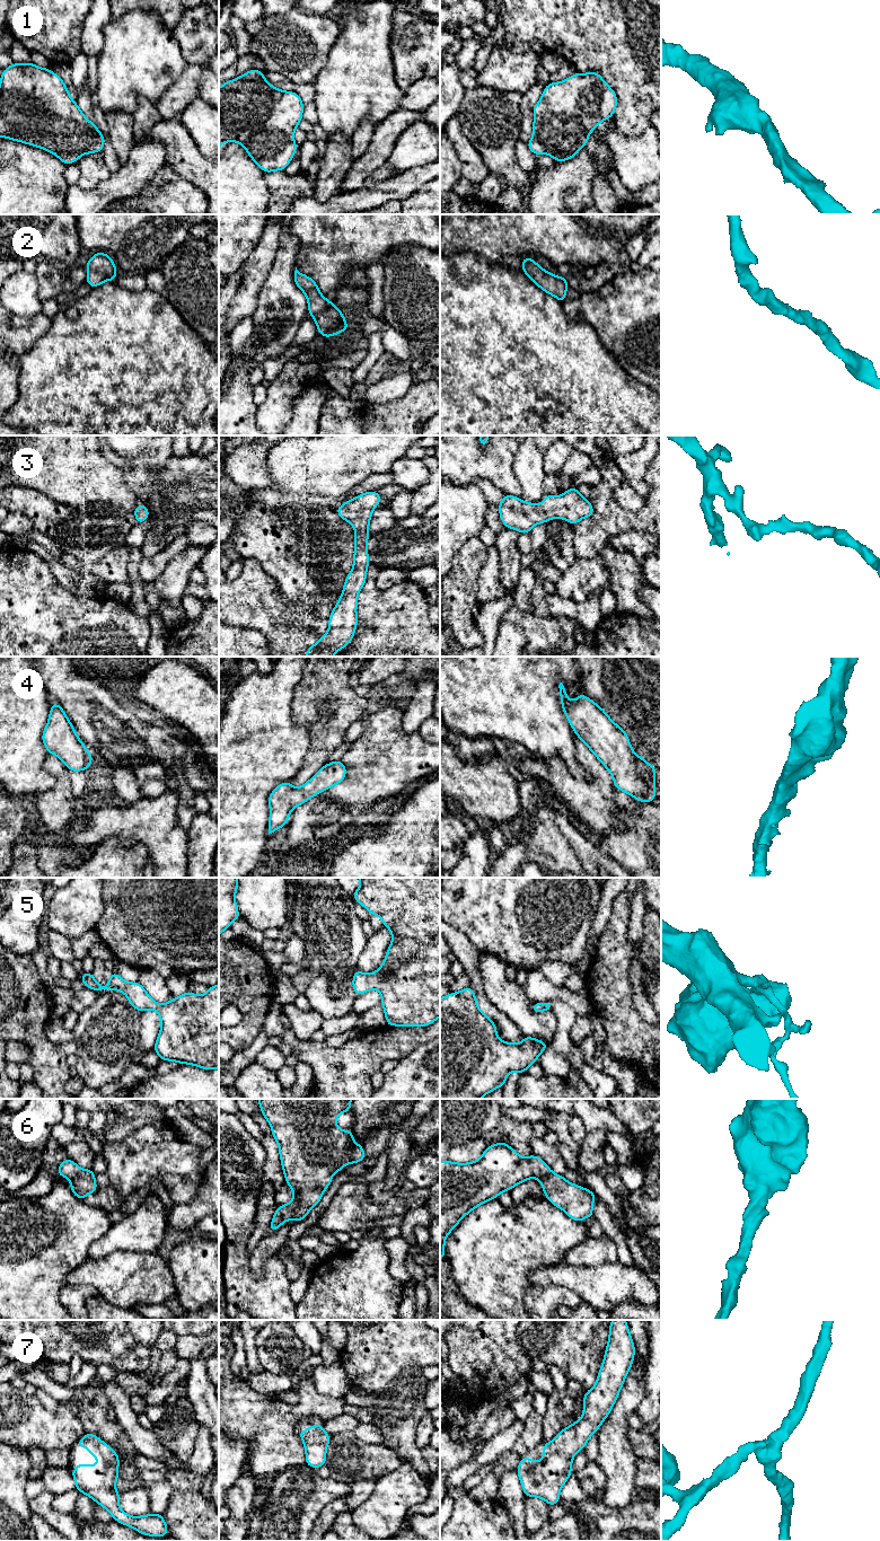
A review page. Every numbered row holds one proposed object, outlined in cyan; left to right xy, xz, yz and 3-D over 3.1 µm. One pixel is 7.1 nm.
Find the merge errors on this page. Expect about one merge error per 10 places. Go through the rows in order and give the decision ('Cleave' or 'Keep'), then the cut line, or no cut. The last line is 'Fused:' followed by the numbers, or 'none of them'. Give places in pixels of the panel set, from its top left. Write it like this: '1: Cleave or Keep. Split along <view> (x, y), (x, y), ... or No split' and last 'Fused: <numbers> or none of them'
1: Keep. No split
2: Keep. No split
3: Keep. No split
4: Keep. No split
5: Keep. No split
6: Keep. No split
7: Keep. No split
Fused: none of them

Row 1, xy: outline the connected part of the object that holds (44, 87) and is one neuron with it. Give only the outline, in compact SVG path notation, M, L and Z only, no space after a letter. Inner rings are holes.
M14 63L6 68L0 79L0 137L30 144L54 153L65 166L78 161L86 153L103 150L105 137L96 124L85 117L77 103L70 97L61 77L47 68L30 63Z

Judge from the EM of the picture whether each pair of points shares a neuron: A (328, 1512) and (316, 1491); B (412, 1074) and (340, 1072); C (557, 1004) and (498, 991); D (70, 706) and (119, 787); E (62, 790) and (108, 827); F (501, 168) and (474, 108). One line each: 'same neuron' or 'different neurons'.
A: different neurons
B: different neurons
C: different neurons
D: different neurons
E: different neurons
F: same neuron

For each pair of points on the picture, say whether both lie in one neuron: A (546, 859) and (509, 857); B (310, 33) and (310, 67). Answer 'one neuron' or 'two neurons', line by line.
A: one neuron
B: one neuron

